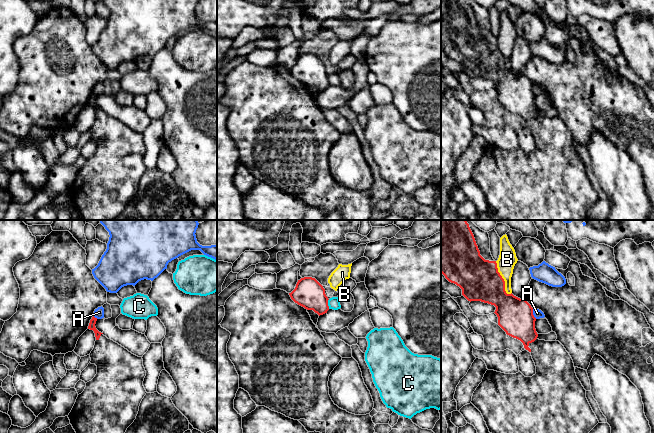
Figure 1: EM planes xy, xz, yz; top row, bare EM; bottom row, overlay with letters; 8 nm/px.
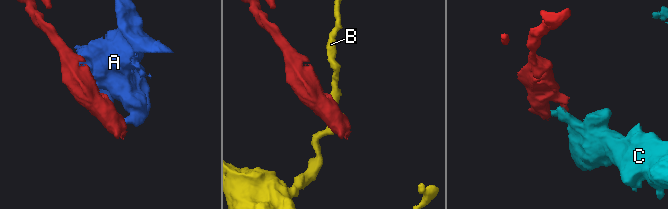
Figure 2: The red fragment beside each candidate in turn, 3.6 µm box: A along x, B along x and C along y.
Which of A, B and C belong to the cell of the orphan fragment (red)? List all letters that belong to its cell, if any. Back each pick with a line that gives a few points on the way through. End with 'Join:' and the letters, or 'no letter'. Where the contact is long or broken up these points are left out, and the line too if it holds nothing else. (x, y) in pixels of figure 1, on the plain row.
Join: no letter

